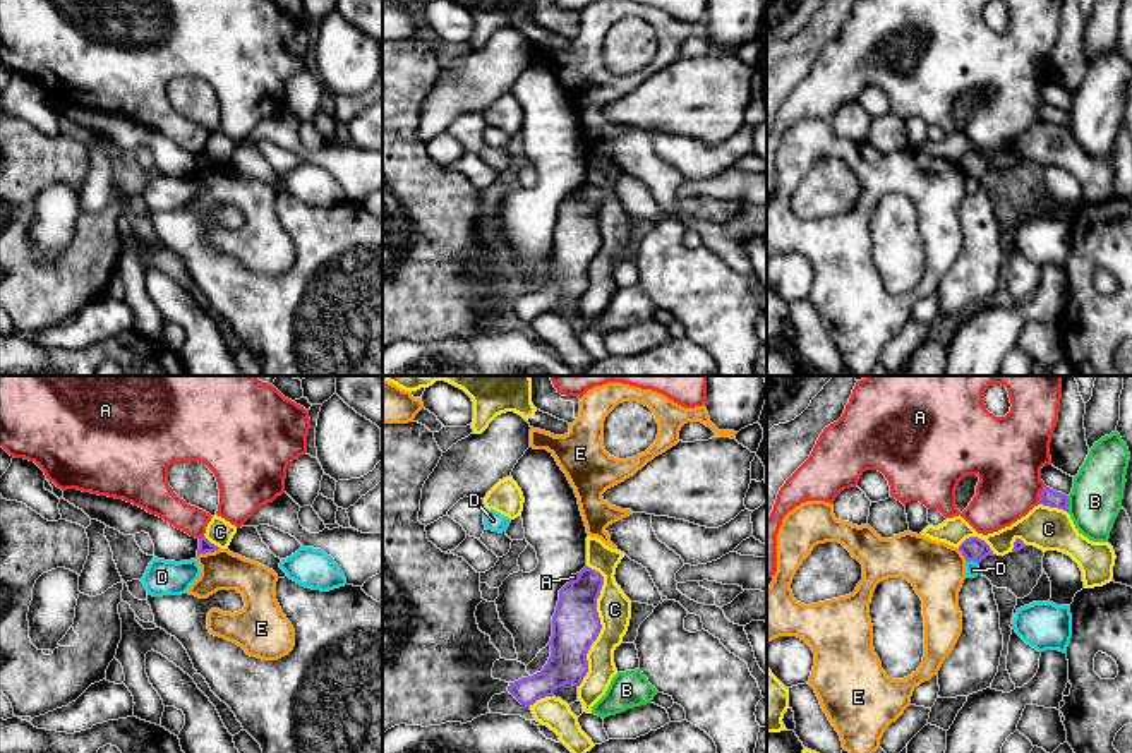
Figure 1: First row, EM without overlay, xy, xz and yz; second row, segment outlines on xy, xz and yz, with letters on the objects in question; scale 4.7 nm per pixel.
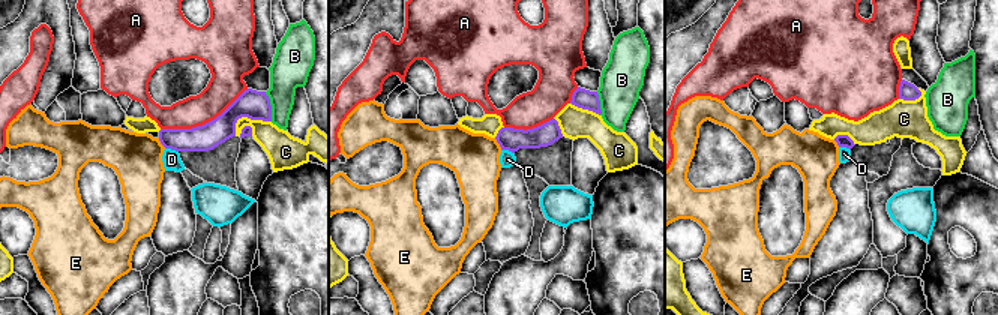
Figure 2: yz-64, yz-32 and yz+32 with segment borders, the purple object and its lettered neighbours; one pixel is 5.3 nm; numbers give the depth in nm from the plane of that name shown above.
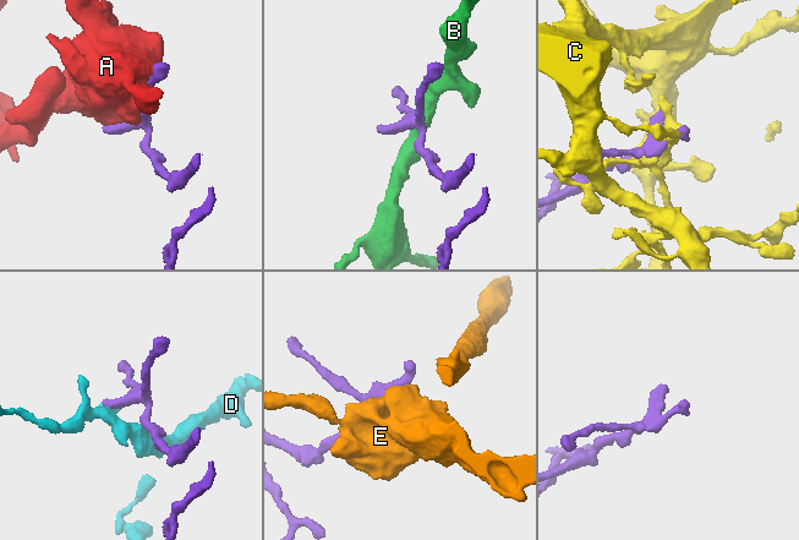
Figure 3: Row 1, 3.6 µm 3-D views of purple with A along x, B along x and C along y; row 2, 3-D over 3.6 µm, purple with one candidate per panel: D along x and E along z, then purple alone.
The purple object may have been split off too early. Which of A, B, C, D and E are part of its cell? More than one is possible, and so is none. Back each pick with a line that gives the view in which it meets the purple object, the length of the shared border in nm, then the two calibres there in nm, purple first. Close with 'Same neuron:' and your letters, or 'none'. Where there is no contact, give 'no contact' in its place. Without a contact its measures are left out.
Same neuron: none

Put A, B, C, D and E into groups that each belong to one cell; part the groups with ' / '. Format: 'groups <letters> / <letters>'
groups A / B / C / D / E

